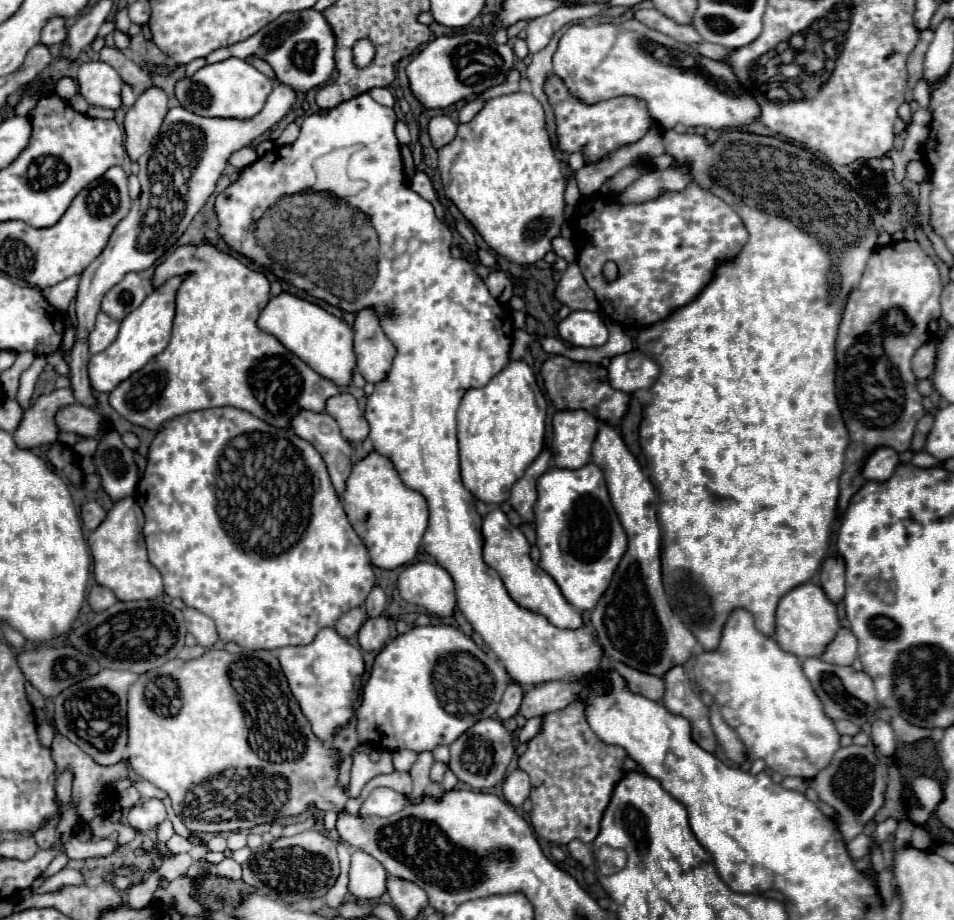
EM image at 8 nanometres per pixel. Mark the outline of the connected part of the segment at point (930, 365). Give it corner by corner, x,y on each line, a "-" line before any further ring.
929,341
921,349
917,349
913,357
913,373
917,379
927,379
931,377
935,369
935,343

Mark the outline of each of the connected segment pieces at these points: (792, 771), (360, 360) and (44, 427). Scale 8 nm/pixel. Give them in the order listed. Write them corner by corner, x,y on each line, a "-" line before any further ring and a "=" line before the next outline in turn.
735,609
731,613
723,629
719,649
715,653
697,655
695,685
699,691
707,691
713,697
723,721
737,731
749,757
763,759
769,769
781,773
783,777
793,775
801,779
813,779
831,763
831,757
839,749
841,735
837,733
833,719
825,715
825,707
819,701
817,693
811,689
801,661
795,655
783,651
773,637
761,635
753,625
751,613
747,613
745,609
=
363,309
357,313
353,331
355,331
357,371
369,383
383,381
391,369
395,347
385,337
379,319
371,309
=
57,389
51,395
41,395
37,403
23,413
23,419
13,433
17,447
33,449
39,445
55,443
59,431
55,429
53,417
57,409
71,403
75,403
71,389

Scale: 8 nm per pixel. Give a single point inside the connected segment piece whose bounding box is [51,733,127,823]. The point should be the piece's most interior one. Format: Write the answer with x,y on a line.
93,785

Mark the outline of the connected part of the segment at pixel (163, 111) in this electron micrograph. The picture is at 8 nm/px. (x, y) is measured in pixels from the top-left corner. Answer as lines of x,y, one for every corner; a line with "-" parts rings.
149,87
125,115
125,149
131,161
137,161
149,147
163,117
167,115
167,95
159,87

